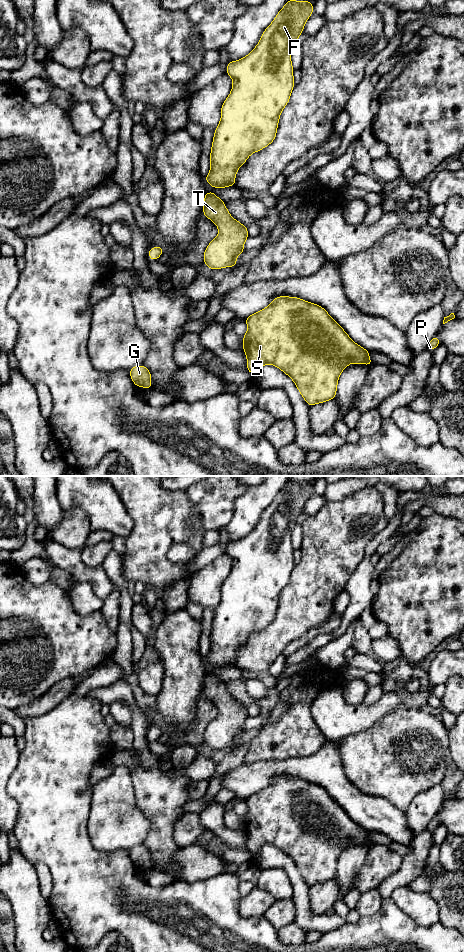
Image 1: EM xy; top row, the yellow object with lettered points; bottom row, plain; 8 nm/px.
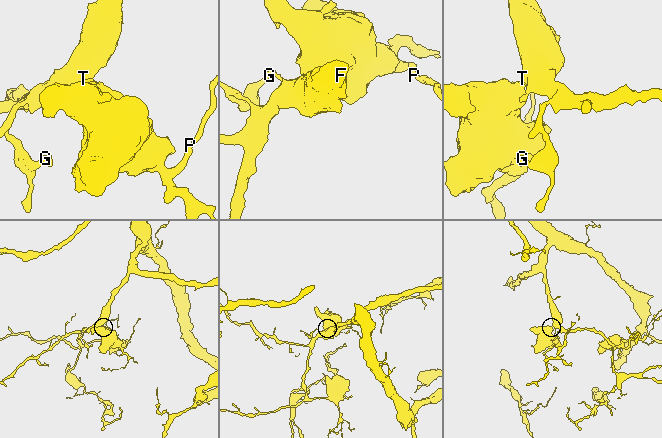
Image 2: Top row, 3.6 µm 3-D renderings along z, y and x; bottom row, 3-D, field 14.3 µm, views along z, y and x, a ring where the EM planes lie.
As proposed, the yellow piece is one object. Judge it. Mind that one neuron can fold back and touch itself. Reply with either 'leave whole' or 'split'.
leave whole

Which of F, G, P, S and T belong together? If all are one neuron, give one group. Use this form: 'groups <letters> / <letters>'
groups F G P S T

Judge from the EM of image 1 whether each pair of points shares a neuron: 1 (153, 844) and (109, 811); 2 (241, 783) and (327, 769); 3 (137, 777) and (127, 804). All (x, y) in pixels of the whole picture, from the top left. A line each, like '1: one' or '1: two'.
1: two
2: one
3: two

